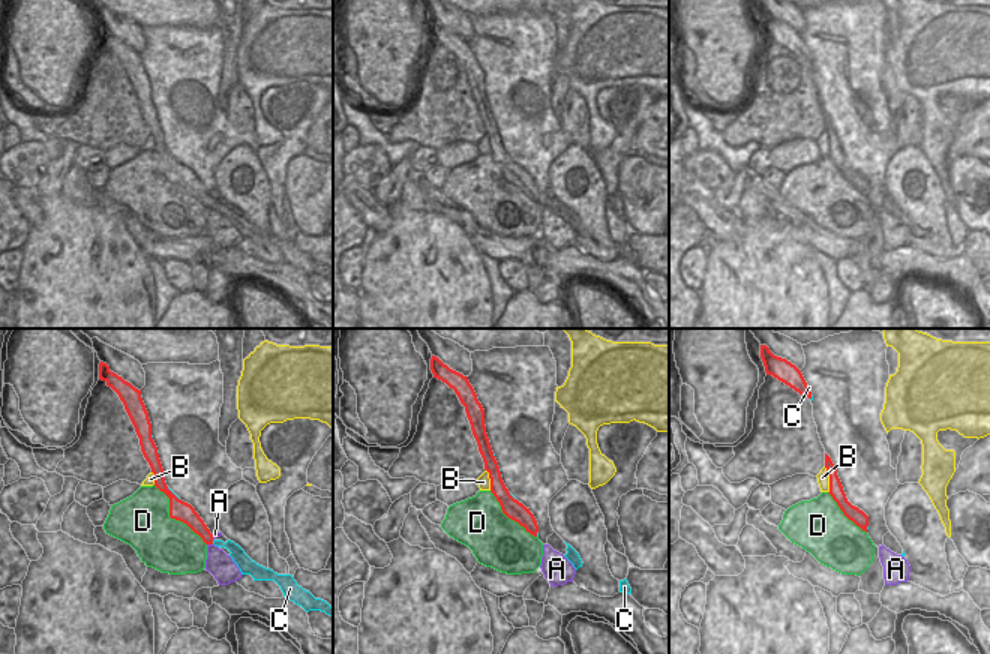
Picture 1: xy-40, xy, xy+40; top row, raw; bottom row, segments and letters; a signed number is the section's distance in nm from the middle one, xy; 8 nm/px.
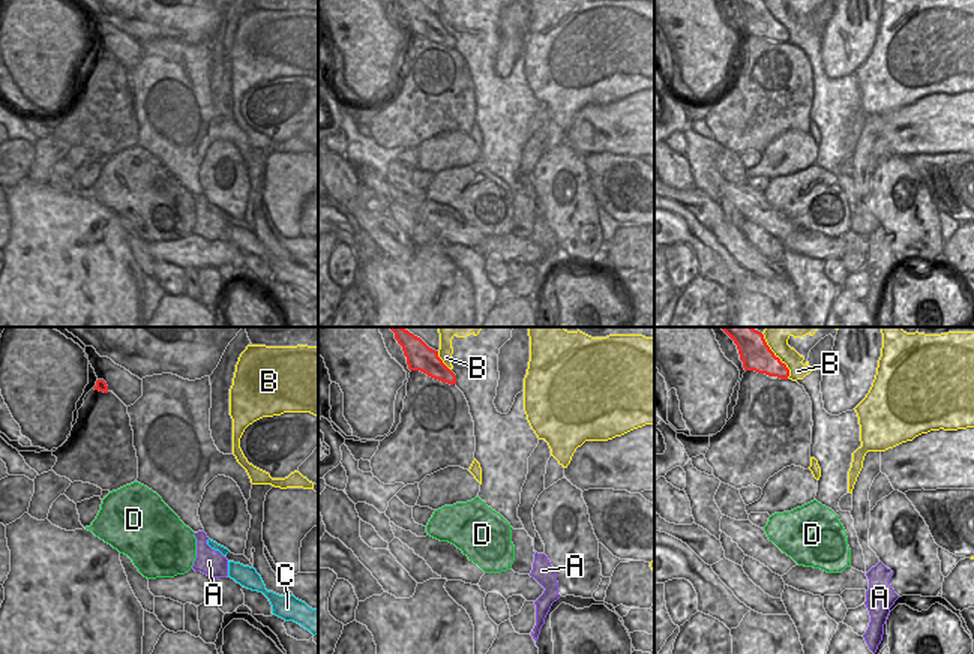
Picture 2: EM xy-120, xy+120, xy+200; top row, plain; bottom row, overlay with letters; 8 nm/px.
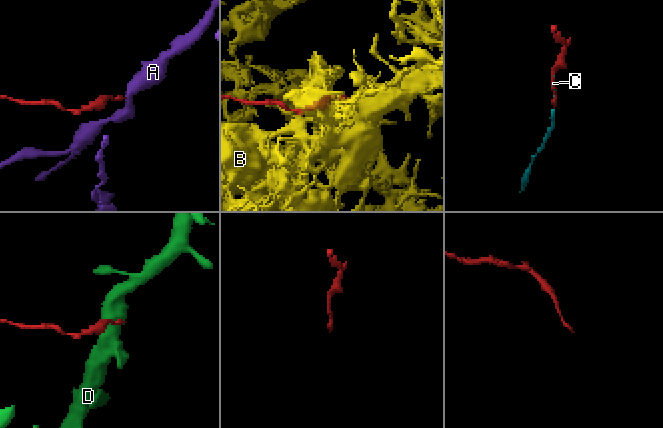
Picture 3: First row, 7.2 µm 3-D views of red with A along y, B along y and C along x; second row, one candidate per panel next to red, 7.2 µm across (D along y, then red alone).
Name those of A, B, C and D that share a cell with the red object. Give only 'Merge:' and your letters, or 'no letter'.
Merge: C

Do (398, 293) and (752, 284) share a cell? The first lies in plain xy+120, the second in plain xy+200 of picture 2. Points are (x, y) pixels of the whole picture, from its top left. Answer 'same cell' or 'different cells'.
same cell

